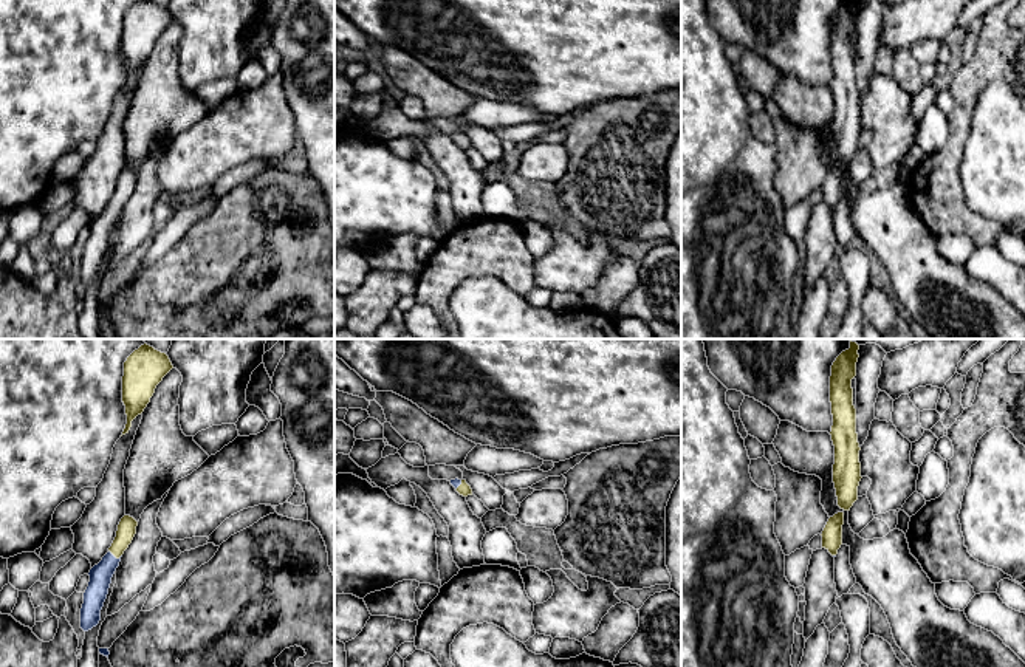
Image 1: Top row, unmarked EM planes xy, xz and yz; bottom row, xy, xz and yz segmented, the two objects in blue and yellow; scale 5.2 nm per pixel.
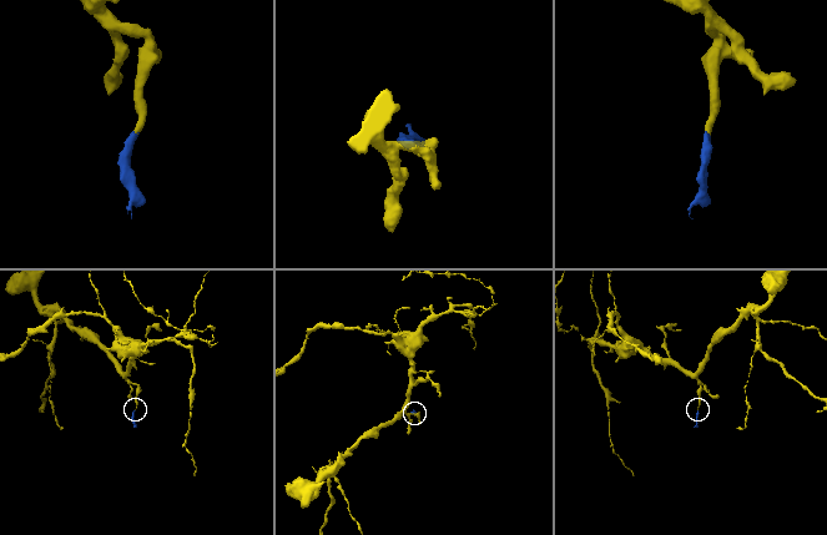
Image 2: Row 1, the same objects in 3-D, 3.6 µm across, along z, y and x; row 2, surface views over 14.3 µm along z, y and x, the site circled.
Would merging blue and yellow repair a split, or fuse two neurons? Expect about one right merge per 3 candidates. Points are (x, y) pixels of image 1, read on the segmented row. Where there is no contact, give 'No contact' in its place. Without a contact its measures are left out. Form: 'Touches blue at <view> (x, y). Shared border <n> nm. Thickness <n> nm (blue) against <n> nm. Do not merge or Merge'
Touches blue at xy (113, 556). Shared border 80 nm. Thickness 120 nm (blue) against 100 nm. Merge

